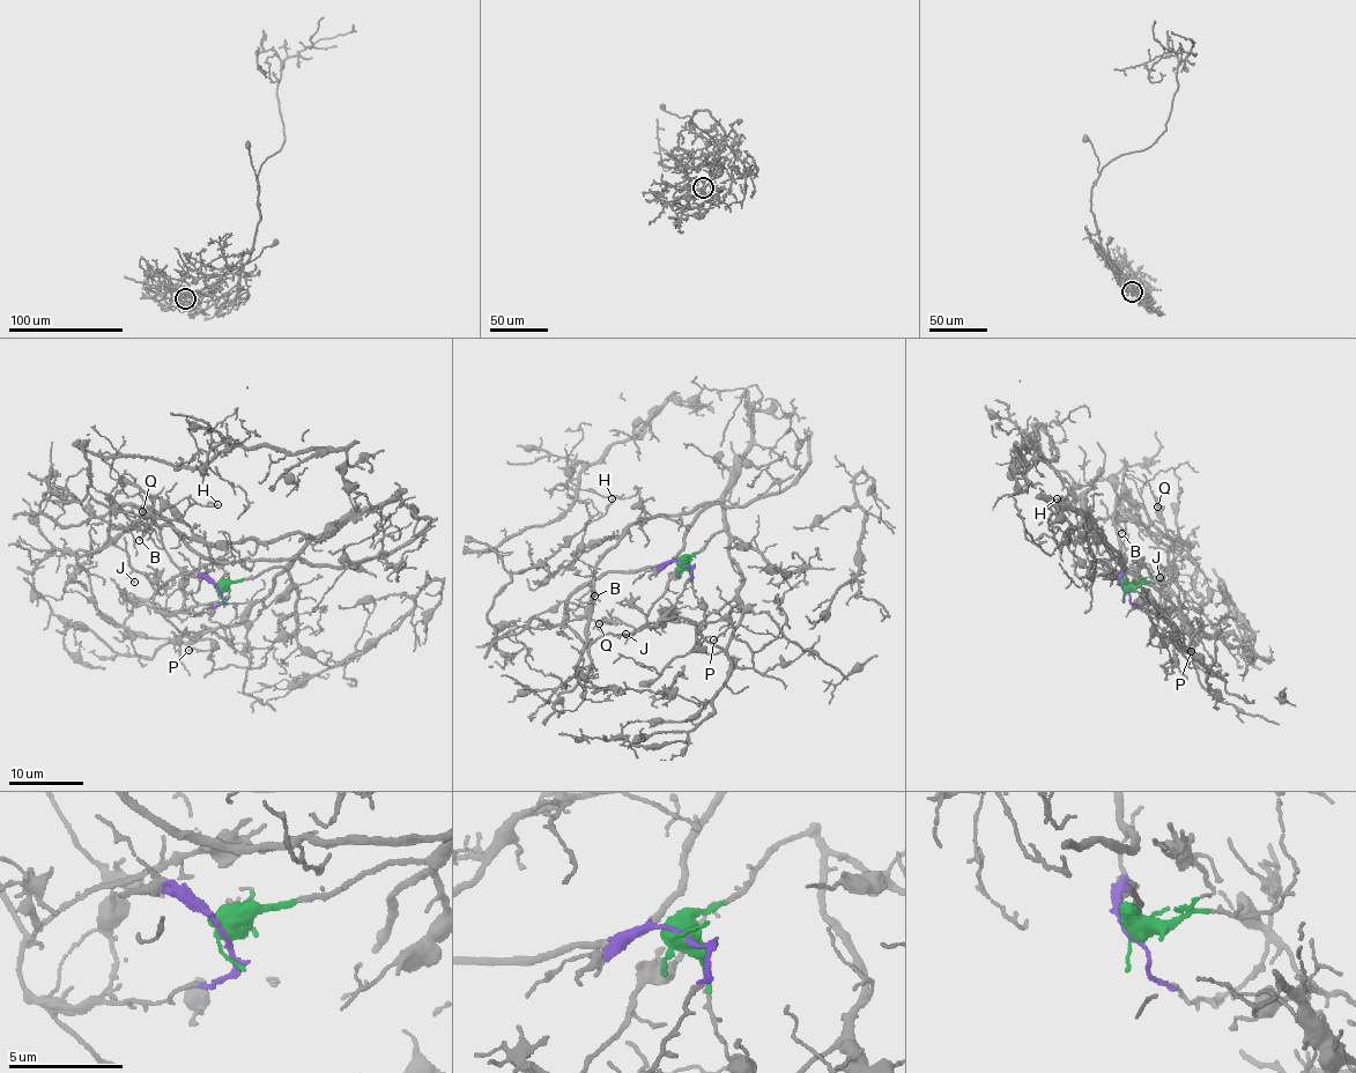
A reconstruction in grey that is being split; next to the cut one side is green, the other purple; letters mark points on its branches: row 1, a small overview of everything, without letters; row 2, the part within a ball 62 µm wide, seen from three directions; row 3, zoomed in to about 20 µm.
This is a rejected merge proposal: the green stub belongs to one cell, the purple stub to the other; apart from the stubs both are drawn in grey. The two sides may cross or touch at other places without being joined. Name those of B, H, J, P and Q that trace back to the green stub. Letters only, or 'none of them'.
B, H

